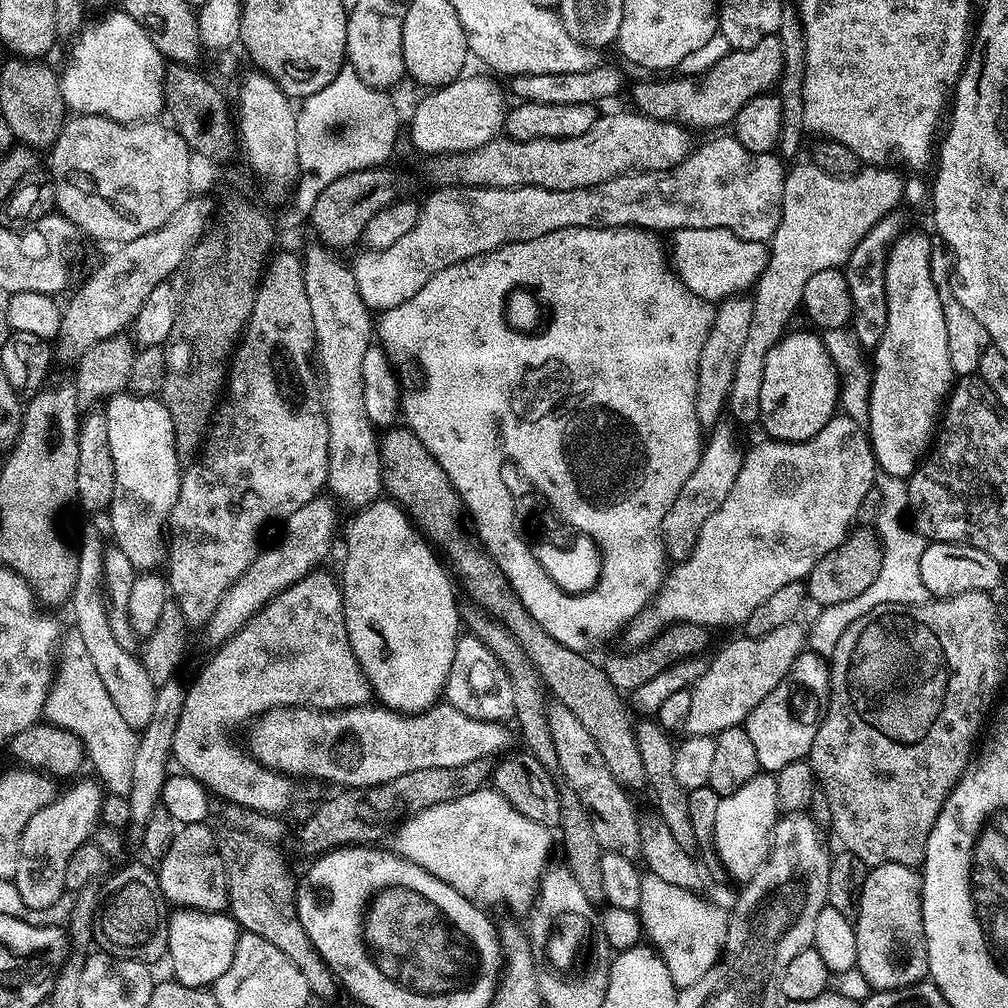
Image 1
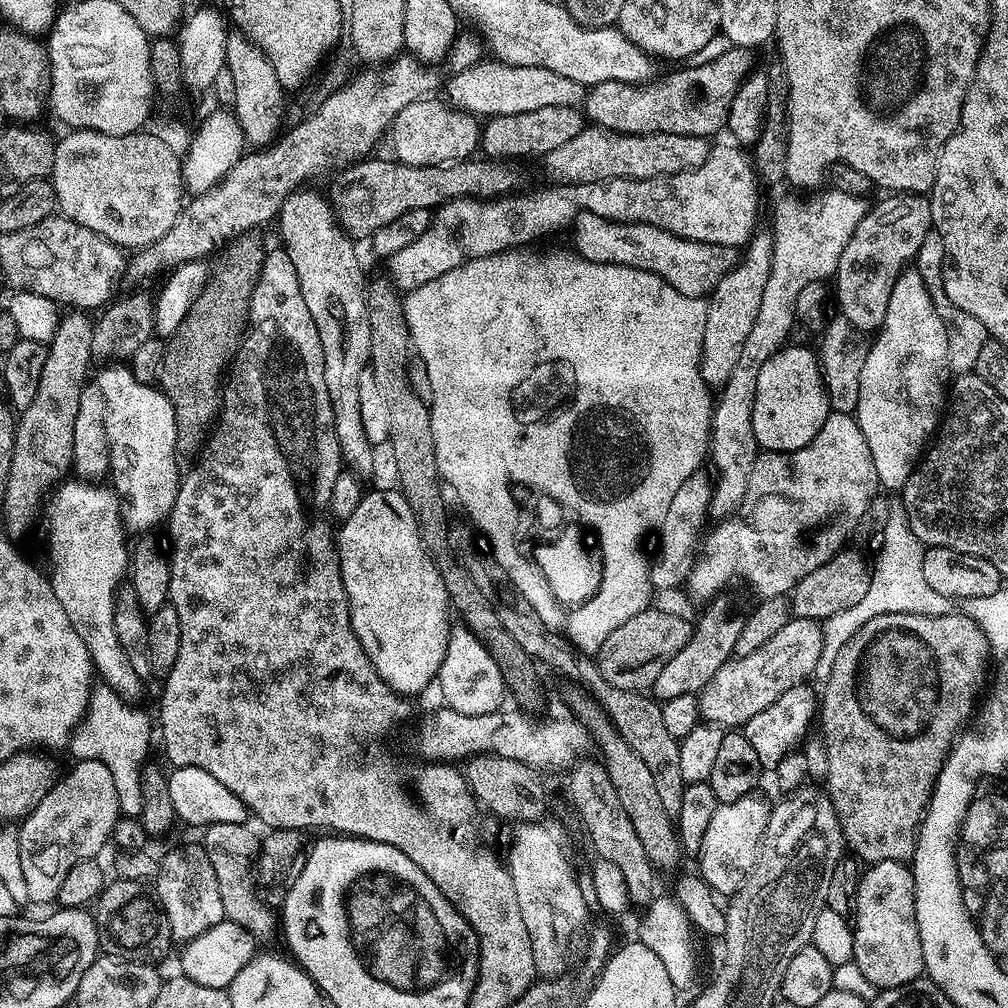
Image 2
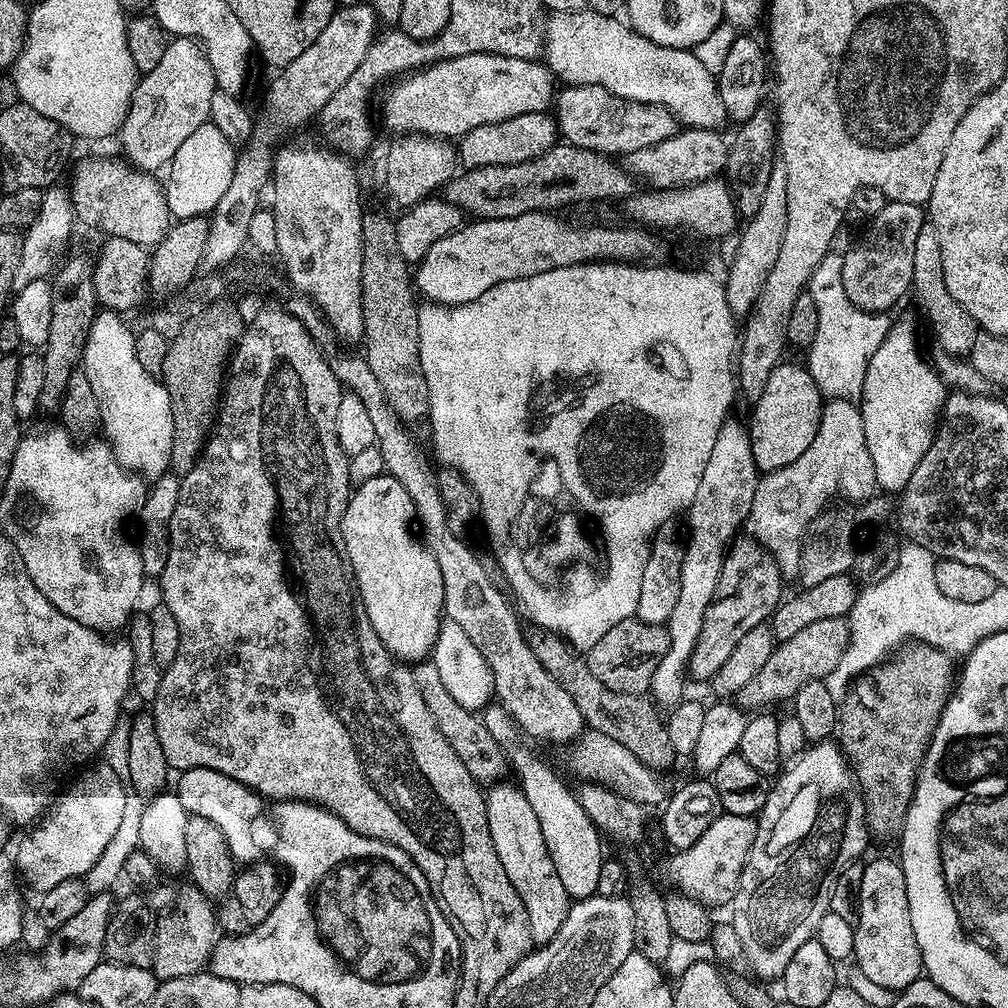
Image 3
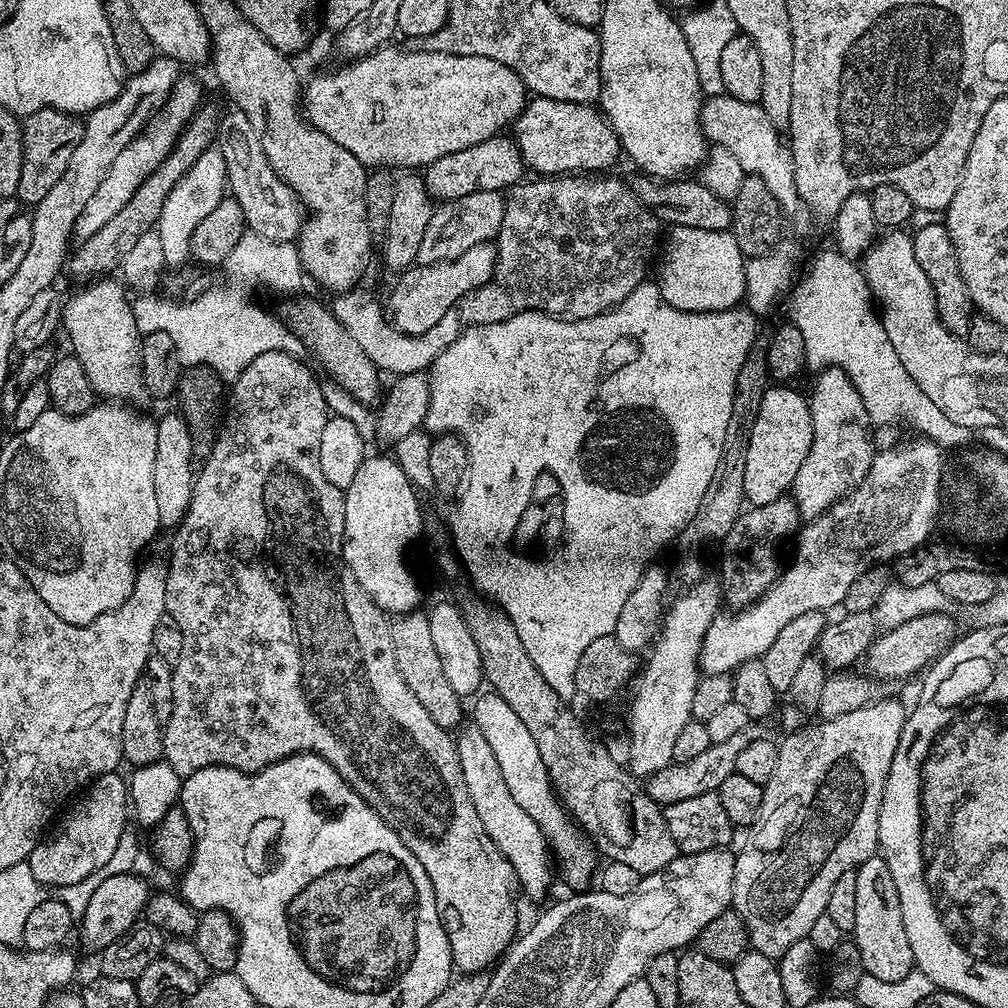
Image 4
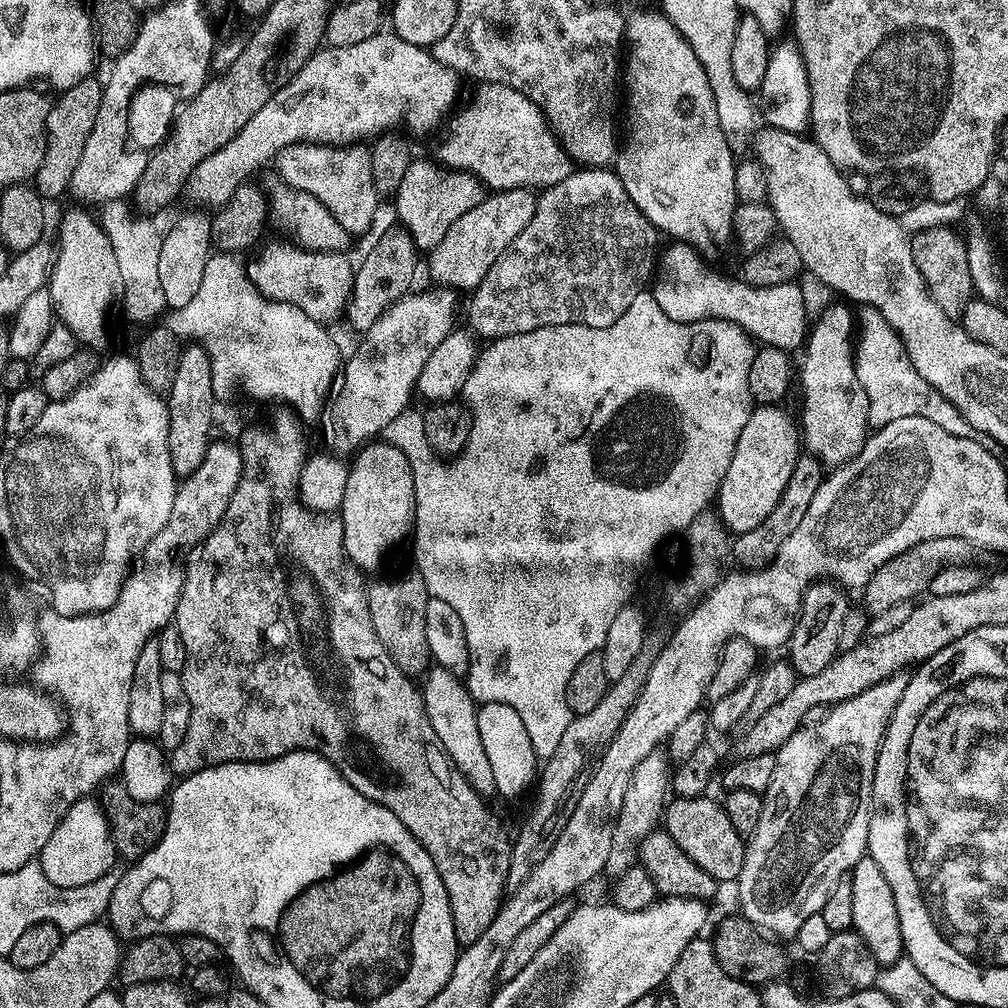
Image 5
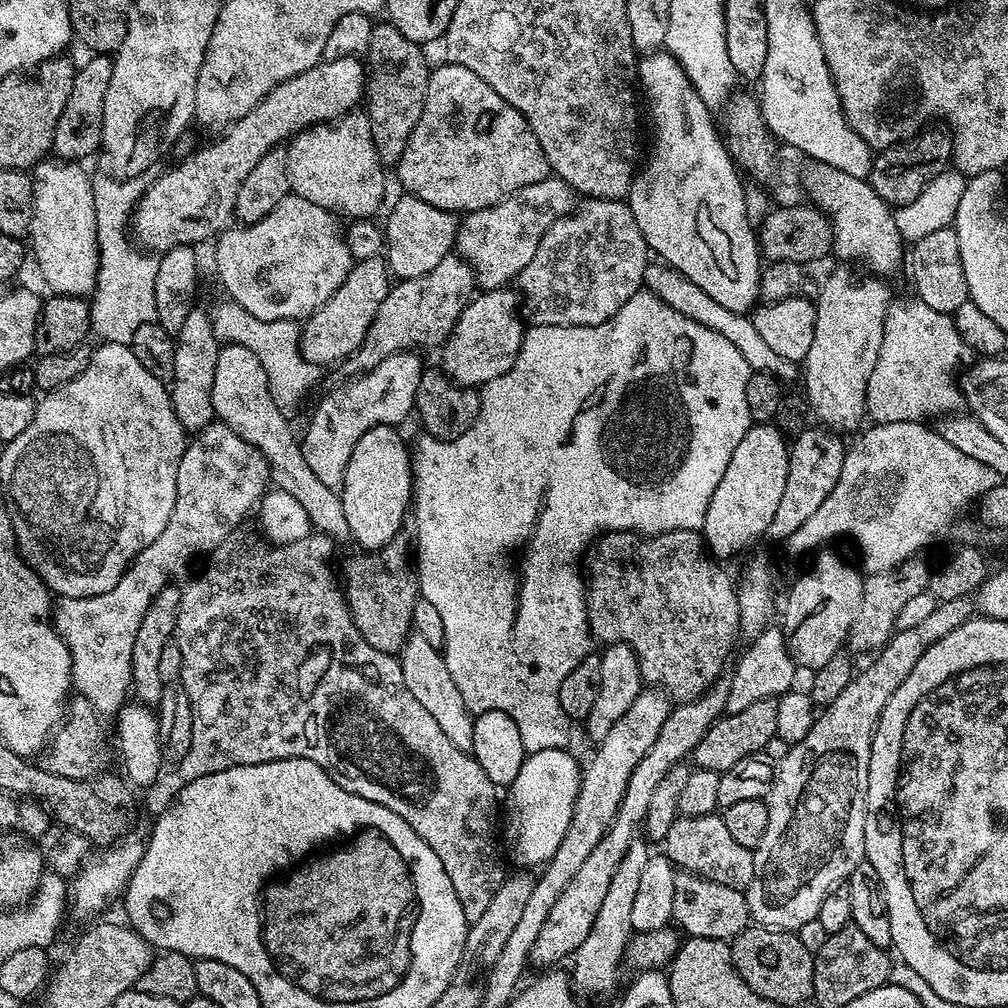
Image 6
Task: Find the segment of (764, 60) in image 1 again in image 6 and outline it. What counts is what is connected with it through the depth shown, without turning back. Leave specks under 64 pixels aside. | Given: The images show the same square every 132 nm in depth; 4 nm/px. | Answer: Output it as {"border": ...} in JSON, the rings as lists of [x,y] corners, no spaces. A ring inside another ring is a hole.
{"border":[[[451,62],[443,63],[437,68],[435,65],[429,71],[422,118],[418,118],[418,126],[414,126],[414,134],[410,134],[410,142],[406,146],[402,158],[394,166],[394,172],[400,179],[401,186],[404,187],[403,191],[409,196],[422,198],[422,202],[430,202],[430,206],[438,206],[457,214],[467,214],[482,210],[484,207],[494,207],[496,203],[502,202],[507,196],[522,190],[523,187],[530,186],[531,183],[542,182],[548,178],[550,169],[546,162],[546,154],[542,154],[542,146],[538,146],[538,138],[534,134],[534,130],[530,130],[524,115],[518,110],[514,110],[514,106],[510,106],[510,102],[506,102],[506,98],[502,98],[502,94],[495,92],[485,80],[478,78],[478,74],[474,74],[474,70],[466,70],[466,66],[458,66]]]}

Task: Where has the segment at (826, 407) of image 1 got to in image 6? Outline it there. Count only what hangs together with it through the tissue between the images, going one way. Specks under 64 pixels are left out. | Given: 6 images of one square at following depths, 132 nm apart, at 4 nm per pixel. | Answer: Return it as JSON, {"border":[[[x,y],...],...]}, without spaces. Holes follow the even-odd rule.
{"border":[[[772,422],[753,423],[742,442],[738,442],[734,449],[734,458],[730,458],[730,466],[726,466],[726,474],[722,474],[722,482],[718,482],[718,490],[714,490],[714,498],[710,498],[704,515],[702,535],[713,557],[736,556],[739,552],[746,551],[759,536],[763,537],[767,533],[770,518],[774,518],[774,513],[778,511],[778,501],[782,498],[782,489],[786,486],[789,447],[784,433]]]}

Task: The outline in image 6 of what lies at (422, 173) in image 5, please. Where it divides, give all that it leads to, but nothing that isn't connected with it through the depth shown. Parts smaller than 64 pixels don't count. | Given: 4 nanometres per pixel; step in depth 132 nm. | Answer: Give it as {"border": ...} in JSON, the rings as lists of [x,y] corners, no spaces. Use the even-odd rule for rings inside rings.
{"border":[[[404,194],[401,197],[388,216],[388,225],[384,224],[382,228],[386,263],[389,273],[397,281],[430,274],[430,270],[434,270],[434,266],[438,266],[438,262],[442,262],[442,258],[446,258],[455,249],[458,227],[457,213],[430,206],[430,202],[422,202],[422,198],[417,196]]]}

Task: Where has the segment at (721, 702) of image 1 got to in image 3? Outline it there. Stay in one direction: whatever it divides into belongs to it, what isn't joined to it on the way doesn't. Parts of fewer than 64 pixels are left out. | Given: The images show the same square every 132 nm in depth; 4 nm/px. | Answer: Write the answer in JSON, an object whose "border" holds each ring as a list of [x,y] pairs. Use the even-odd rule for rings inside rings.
{"border":[[[835,616],[832,619],[823,619],[812,622],[806,626],[805,630],[800,630],[798,634],[788,640],[781,641],[770,659],[762,670],[758,672],[746,686],[740,691],[739,699],[741,707],[748,710],[758,710],[760,706],[768,703],[784,702],[792,699],[798,689],[808,681],[827,679],[829,674],[838,666],[842,660],[842,654],[848,648],[851,636],[851,625],[845,617]]]}

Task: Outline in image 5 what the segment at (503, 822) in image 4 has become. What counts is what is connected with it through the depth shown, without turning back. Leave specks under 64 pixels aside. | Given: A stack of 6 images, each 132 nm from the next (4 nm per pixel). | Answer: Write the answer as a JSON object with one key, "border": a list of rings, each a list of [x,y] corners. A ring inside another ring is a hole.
{"border":[[[432,666],[423,677],[422,695],[426,718],[430,718],[430,726],[434,726],[434,734],[438,734],[438,742],[442,742],[453,766],[462,773],[477,794],[485,798],[495,797],[494,773],[490,761],[486,759],[482,738],[478,735],[478,704],[472,699],[467,683],[450,670]]]}

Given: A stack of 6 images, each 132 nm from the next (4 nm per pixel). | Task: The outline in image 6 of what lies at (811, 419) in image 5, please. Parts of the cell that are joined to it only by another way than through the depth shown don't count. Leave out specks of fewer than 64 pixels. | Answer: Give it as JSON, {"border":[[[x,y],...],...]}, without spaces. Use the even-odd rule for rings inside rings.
{"border":[[[840,266],[837,272],[832,272],[824,280],[824,285],[819,285],[818,291],[814,296],[814,303],[816,307],[817,318],[814,319],[814,340],[810,345],[809,353],[806,354],[802,361],[802,380],[804,376],[804,392],[803,395],[806,397],[807,407],[817,416],[819,423],[823,427],[837,433],[844,434],[847,428],[861,427],[860,419],[865,419],[866,416],[866,405],[868,403],[868,383],[870,382],[870,374],[874,370],[874,366],[878,362],[878,350],[882,350],[882,334],[884,333],[884,319],[888,313],[888,306],[890,303],[890,297],[888,297],[888,288],[883,284],[883,279],[877,278],[875,275],[865,275],[865,280],[855,280],[850,273],[847,272],[847,267]]]}

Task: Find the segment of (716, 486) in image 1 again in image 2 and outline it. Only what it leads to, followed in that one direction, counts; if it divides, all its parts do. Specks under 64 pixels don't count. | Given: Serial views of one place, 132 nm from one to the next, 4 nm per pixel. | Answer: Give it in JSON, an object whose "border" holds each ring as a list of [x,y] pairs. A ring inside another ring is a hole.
{"border":[[[707,471],[696,472],[676,491],[674,499],[666,509],[666,518],[662,518],[658,529],[660,553],[656,557],[654,555],[651,557],[648,570],[648,581],[657,593],[668,592],[671,588],[678,587],[679,584],[687,585],[692,566],[698,559],[698,545],[705,531],[704,523],[709,523],[710,520],[708,506],[712,497],[712,485],[713,481]],[[700,531],[702,531],[701,536]]]}

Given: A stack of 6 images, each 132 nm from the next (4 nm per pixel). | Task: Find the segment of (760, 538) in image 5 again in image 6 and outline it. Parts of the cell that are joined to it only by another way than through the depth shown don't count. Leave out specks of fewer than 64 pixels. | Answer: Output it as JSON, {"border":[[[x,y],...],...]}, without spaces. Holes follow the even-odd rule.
{"border":[[[823,426],[805,427],[799,436],[791,441],[788,450],[788,469],[786,470],[786,486],[782,489],[782,498],[778,501],[778,511],[770,518],[767,539],[786,542],[798,526],[802,526],[818,511],[818,506],[826,502],[830,490],[834,490],[834,482],[838,482],[838,474],[842,474],[842,462],[846,451],[837,433]]]}

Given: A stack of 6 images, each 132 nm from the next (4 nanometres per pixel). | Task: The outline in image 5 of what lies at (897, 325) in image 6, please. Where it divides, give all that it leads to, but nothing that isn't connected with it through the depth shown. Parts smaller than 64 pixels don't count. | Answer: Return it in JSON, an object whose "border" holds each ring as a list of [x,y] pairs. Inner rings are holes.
{"border":[[[861,307],[860,320],[858,316],[858,339],[854,344],[854,359],[858,382],[862,382],[862,390],[866,390],[868,399],[868,423],[873,429],[895,422],[897,418],[930,418],[930,422],[942,426],[950,434],[958,434],[958,438],[980,440],[982,433],[970,426],[966,418],[949,401],[938,394],[924,378],[914,370],[910,358],[904,349],[904,343],[898,334],[878,314],[876,308]],[[860,336],[860,341],[859,341]]]}

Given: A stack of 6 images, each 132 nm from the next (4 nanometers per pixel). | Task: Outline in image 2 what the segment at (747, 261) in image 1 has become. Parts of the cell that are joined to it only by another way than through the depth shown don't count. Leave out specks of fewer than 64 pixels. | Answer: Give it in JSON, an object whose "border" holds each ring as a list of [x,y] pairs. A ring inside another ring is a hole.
{"border":[[[583,212],[570,225],[575,255],[599,264],[617,264],[627,268],[646,270],[662,278],[678,294],[707,297],[734,263],[733,249],[721,244],[707,244],[697,240],[681,240],[674,234],[649,224],[627,224],[598,218],[598,214]]]}

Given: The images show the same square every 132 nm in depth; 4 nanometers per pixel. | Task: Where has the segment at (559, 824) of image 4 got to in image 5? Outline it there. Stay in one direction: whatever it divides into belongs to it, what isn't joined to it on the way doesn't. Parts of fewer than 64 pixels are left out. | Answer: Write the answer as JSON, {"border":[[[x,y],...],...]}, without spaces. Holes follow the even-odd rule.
{"border":[[[490,702],[489,704],[480,704],[476,713],[478,714],[478,735],[482,738],[486,759],[490,761],[494,773],[496,796],[500,798],[505,796],[506,799],[512,800],[515,796],[522,795],[528,787],[529,791],[538,776],[538,757],[530,742],[530,734],[526,734],[526,725],[522,723],[522,718],[518,718],[518,710],[514,710],[514,706],[506,706],[502,702]]]}

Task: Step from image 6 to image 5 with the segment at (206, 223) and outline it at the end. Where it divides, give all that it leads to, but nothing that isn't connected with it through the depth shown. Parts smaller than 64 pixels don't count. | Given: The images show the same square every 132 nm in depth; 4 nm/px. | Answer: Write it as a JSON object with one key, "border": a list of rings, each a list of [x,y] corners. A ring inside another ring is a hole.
{"border":[[[381,30],[375,32],[370,38],[366,38],[366,42],[354,42],[354,46],[342,46],[334,48],[331,46],[321,47],[313,54],[307,62],[302,66],[302,70],[298,70],[298,74],[294,74],[294,78],[290,78],[290,82],[286,82],[286,86],[282,86],[272,94],[270,102],[266,102],[266,106],[262,106],[262,110],[258,110],[258,114],[254,114],[254,118],[250,118],[250,122],[246,122],[246,126],[242,126],[242,130],[238,130],[238,134],[234,134],[234,138],[230,138],[230,142],[226,142],[226,146],[222,146],[222,150],[214,150],[214,154],[210,154],[210,158],[204,158],[192,172],[190,181],[190,192],[194,195],[204,198],[208,204],[216,204],[215,206],[223,206],[227,204],[230,194],[234,194],[234,190],[239,184],[245,183],[255,174],[256,170],[264,163],[275,161],[276,153],[283,150],[291,144],[330,144],[333,146],[352,146],[357,142],[368,142],[373,138],[391,133],[400,123],[404,123],[410,131],[416,136],[424,136],[427,132],[432,132],[440,123],[445,123],[446,117],[453,111],[452,103],[456,100],[456,95],[460,92],[461,77],[450,66],[438,62],[433,58],[431,51],[427,48],[419,48],[410,42],[406,42],[402,37],[397,36],[391,30]]]}

